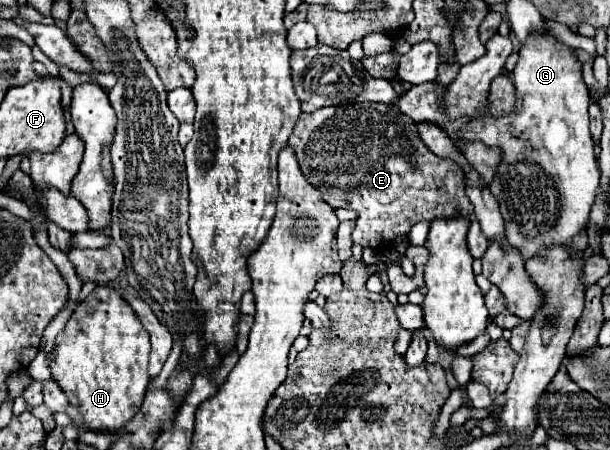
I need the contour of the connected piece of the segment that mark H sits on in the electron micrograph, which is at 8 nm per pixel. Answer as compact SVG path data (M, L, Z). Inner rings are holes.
M98 285L82 303L78 303L72 319L68 319L64 327L64 333L56 337L56 349L50 355L50 369L52 377L66 393L70 405L80 409L84 421L92 429L116 431L136 415L144 401L144 393L148 387L148 355L150 335L132 311L132 307L128 307L128 303L124 303L124 299L112 287Z

